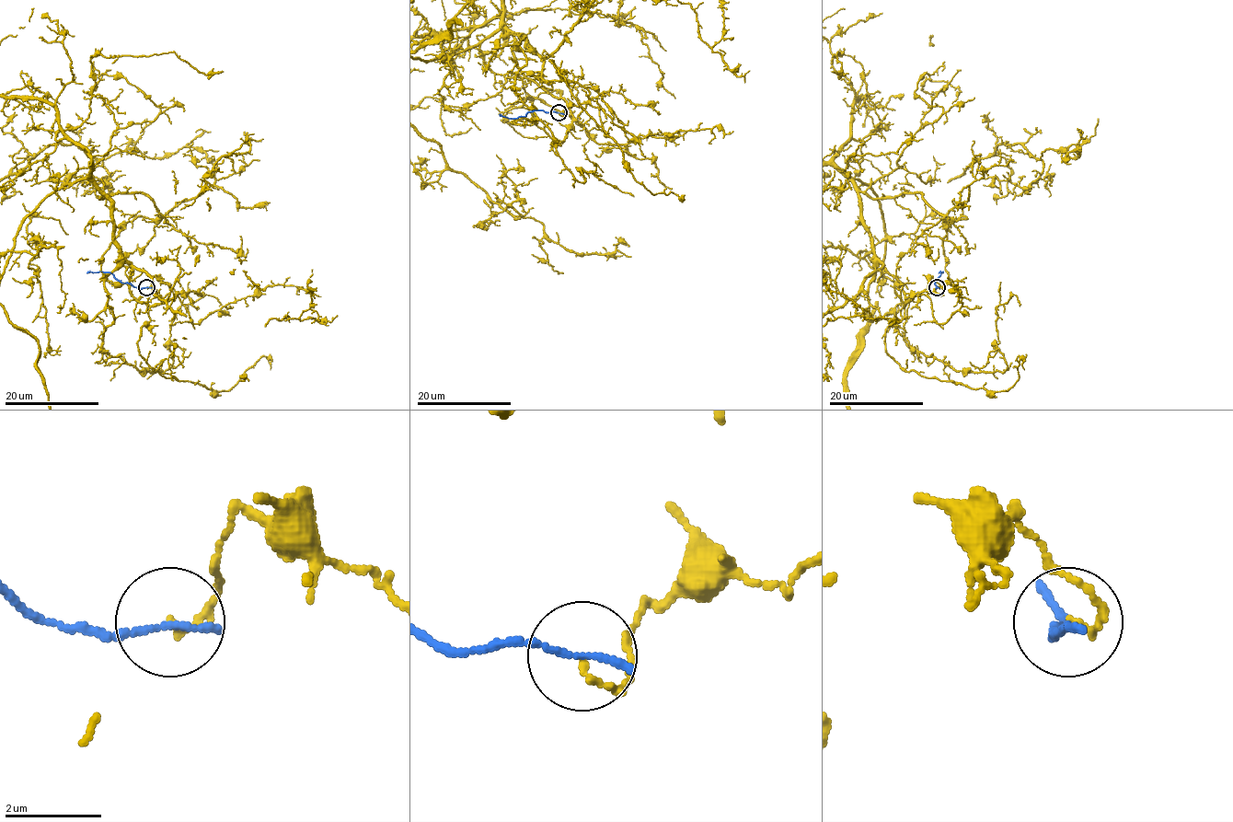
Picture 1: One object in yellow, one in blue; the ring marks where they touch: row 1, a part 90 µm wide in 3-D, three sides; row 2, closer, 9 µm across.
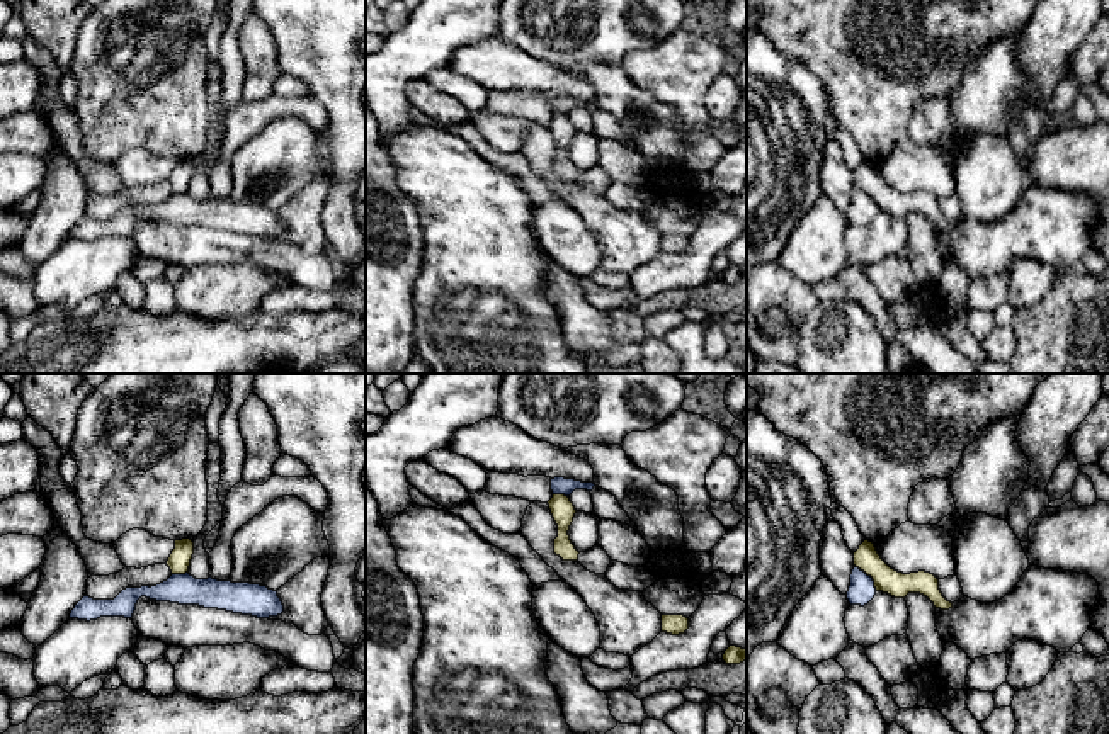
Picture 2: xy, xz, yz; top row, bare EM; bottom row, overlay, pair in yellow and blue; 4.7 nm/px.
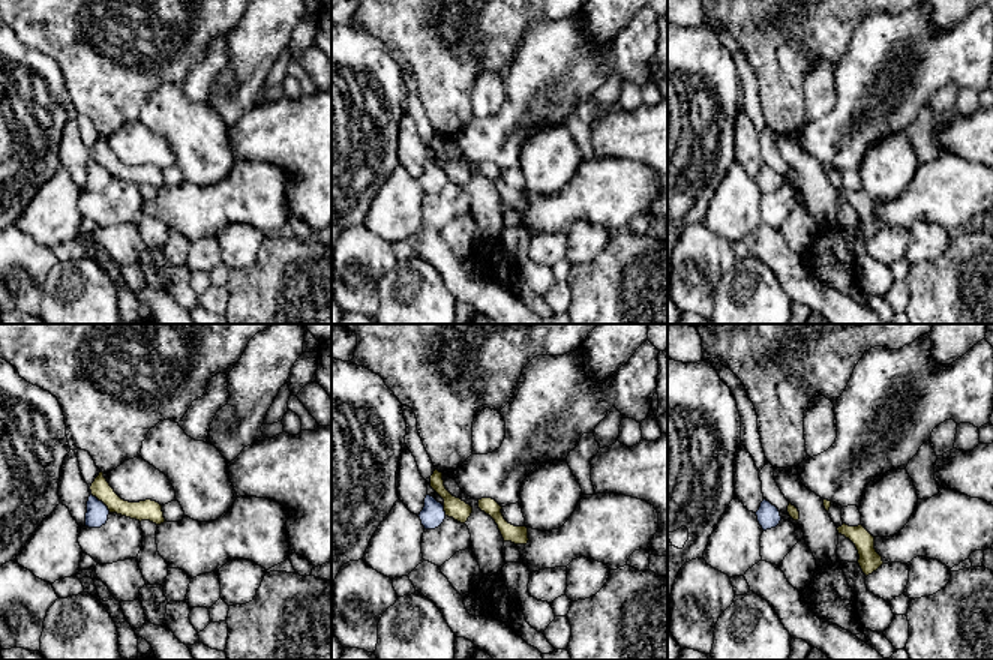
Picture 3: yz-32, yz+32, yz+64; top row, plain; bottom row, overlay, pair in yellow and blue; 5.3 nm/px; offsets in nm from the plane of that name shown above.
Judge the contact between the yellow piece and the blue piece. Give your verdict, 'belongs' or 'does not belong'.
does not belong

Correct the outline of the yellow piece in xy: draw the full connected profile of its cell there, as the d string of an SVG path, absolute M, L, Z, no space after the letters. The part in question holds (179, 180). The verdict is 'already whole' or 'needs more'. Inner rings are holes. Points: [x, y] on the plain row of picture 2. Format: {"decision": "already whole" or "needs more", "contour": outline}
{"decision": "already whole", "contour": "M191 158L175 160L175 168L167 180L167 185L170 187L172 194L189 192L192 173L194 161Z"}

